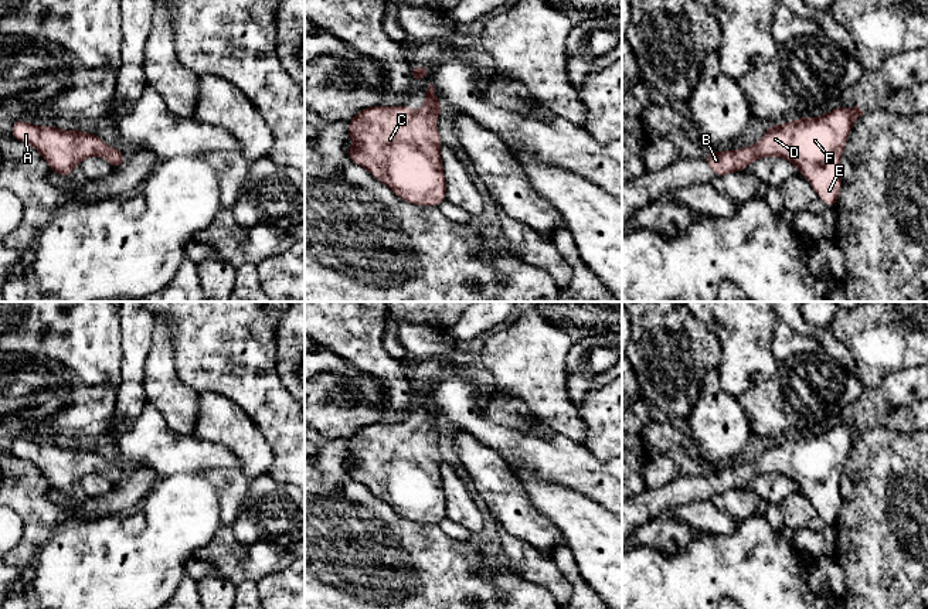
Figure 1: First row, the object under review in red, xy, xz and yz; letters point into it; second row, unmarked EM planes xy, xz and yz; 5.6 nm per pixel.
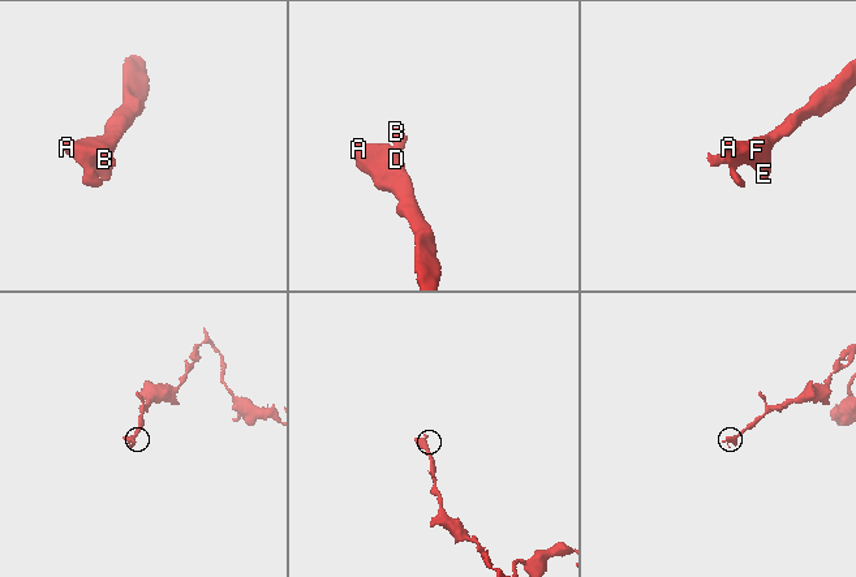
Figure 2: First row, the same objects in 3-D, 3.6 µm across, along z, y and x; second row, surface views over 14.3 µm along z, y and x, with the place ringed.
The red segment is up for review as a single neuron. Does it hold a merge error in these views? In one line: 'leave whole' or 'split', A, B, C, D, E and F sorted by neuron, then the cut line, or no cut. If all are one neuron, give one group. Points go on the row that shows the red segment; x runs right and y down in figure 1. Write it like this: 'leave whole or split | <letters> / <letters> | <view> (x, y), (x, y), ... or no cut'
leave whole | A B C D E F | no cut

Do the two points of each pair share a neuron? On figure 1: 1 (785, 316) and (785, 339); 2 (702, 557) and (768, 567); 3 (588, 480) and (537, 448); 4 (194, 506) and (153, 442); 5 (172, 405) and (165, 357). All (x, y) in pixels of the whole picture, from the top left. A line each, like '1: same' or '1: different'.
1: different
2: same
3: same
4: different
5: same

